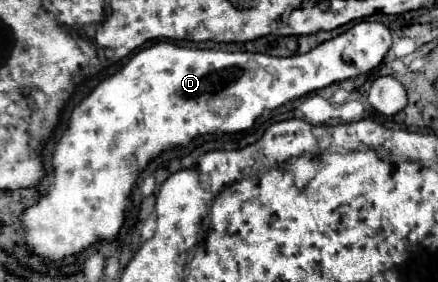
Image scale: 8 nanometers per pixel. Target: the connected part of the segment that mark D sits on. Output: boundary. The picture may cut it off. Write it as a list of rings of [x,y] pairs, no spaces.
[[[363,20],[363,22],[357,22],[355,26],[351,26],[347,32],[341,32],[339,36],[335,36],[335,38],[331,38],[331,40],[315,46],[311,52],[307,52],[307,54],[295,54],[295,56],[287,56],[287,58],[277,58],[277,56],[269,56],[269,54],[251,54],[251,52],[246,51],[183,48],[183,46],[177,46],[168,40],[160,40],[157,44],[149,46],[149,48],[139,50],[135,56],[131,56],[131,60],[119,72],[115,72],[113,76],[109,76],[101,84],[97,84],[97,88],[79,106],[75,106],[75,110],[71,114],[69,128],[63,134],[63,138],[59,140],[59,144],[55,146],[55,152],[53,152],[53,168],[55,168],[53,184],[51,184],[49,192],[35,206],[31,206],[31,208],[27,208],[23,212],[23,226],[25,226],[29,250],[35,252],[35,254],[39,254],[43,260],[53,260],[55,264],[65,264],[65,262],[73,262],[75,254],[79,254],[83,248],[91,246],[99,238],[113,240],[117,236],[123,220],[125,220],[125,210],[131,206],[129,194],[131,194],[131,188],[135,184],[137,174],[159,152],[163,152],[167,148],[175,148],[175,146],[185,146],[185,144],[189,144],[199,134],[211,134],[211,132],[217,132],[217,130],[219,132],[241,132],[241,130],[247,130],[263,114],[263,110],[275,110],[281,104],[285,104],[287,100],[295,100],[295,98],[307,96],[307,94],[311,94],[315,90],[321,90],[321,88],[325,88],[325,86],[329,86],[333,82],[341,82],[341,80],[347,80],[347,78],[355,78],[355,76],[359,76],[363,72],[369,72],[371,68],[375,68],[375,66],[381,64],[381,60],[387,54],[389,46],[391,46],[391,32],[387,30],[387,26],[383,26],[381,22]]]

